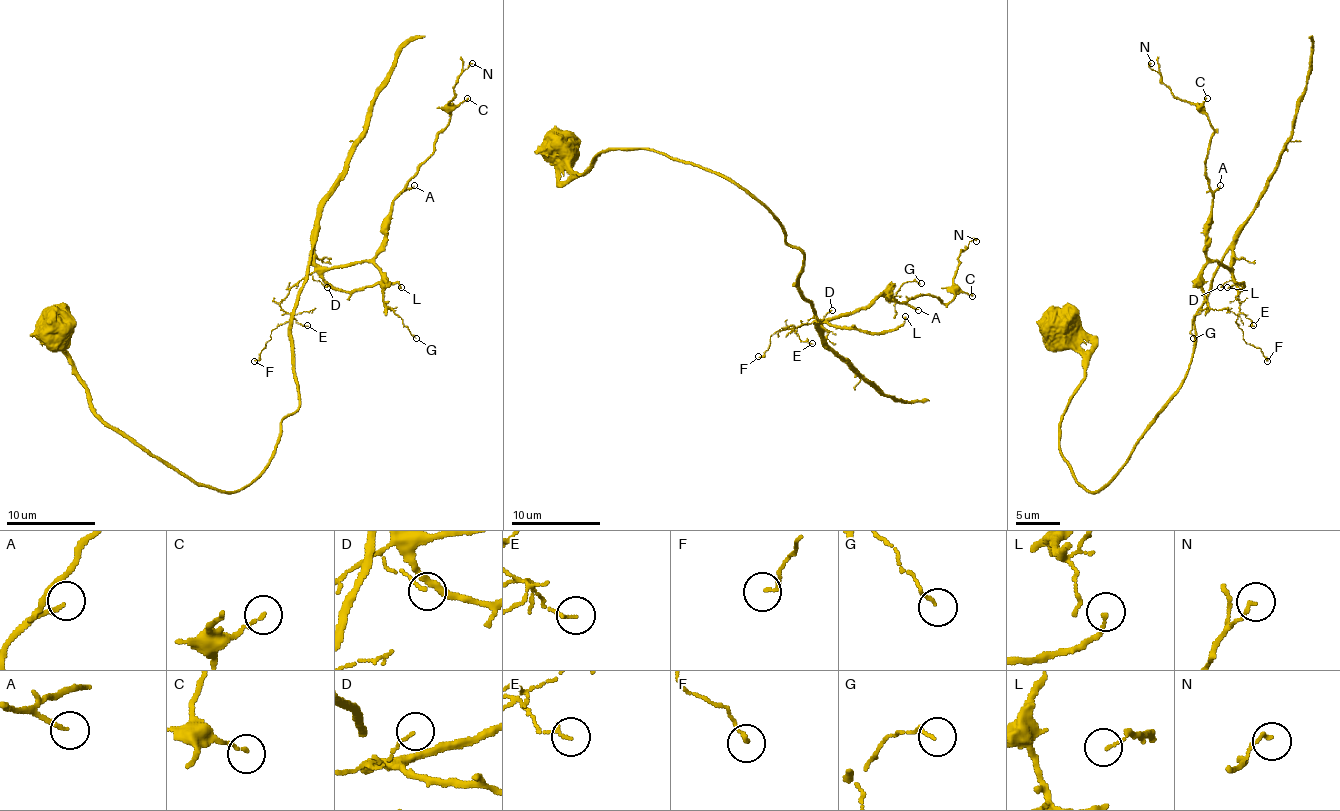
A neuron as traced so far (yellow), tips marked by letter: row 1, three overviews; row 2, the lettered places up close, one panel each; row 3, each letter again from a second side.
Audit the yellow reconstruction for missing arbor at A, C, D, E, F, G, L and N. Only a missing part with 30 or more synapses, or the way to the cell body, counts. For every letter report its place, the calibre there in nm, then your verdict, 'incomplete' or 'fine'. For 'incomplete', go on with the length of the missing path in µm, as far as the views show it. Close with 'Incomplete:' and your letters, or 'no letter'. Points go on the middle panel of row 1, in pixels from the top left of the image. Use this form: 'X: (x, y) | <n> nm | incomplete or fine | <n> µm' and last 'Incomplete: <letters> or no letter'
A: (918, 310) | 150 nm | incomplete | 45 µm
C: (972, 296) | 110 nm | fine
D: (832, 310) | 110 nm | fine
E: (812, 343) | 130 nm | fine
F: (758, 356) | 150 nm | fine
G: (921, 283) | 100 nm | fine
L: (905, 316) | 110 nm | incomplete | 80 µm
N: (976, 241) | 130 nm | fine
Incomplete: A, L

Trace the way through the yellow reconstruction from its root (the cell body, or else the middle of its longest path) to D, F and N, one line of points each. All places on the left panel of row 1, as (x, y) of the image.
D: (58, 330), (107, 423), (198, 483), (236, 492), (298, 407), (292, 312), (312, 249), (327, 287)
F: (58, 330), (107, 423), (225, 492), (298, 407), (312, 249), (254, 361)
N: (58, 330), (107, 423), (243, 490), (298, 407), (309, 252), (376, 254), (472, 63)

